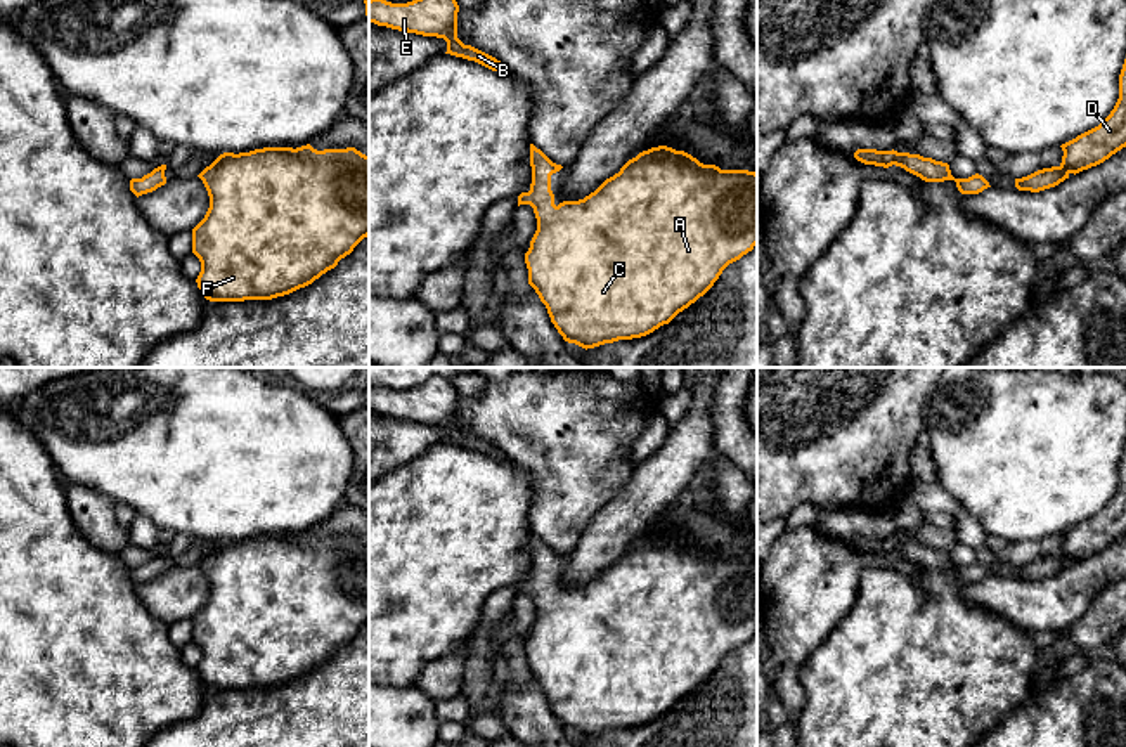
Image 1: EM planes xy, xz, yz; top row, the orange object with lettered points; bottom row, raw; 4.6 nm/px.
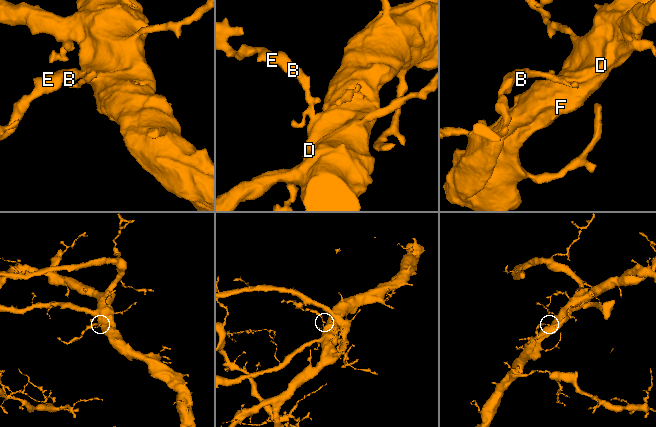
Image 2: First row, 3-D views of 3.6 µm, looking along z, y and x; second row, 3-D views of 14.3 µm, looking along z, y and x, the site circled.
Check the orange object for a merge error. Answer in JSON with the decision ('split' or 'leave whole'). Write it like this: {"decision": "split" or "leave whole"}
{"decision": "split"}

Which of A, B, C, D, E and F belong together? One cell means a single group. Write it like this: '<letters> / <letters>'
A C D F / B E

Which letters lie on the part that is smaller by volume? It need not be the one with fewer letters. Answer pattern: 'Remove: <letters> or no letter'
Remove: B, E

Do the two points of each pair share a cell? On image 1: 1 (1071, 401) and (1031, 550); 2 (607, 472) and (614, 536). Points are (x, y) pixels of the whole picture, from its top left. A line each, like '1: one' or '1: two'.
1: two
2: two

